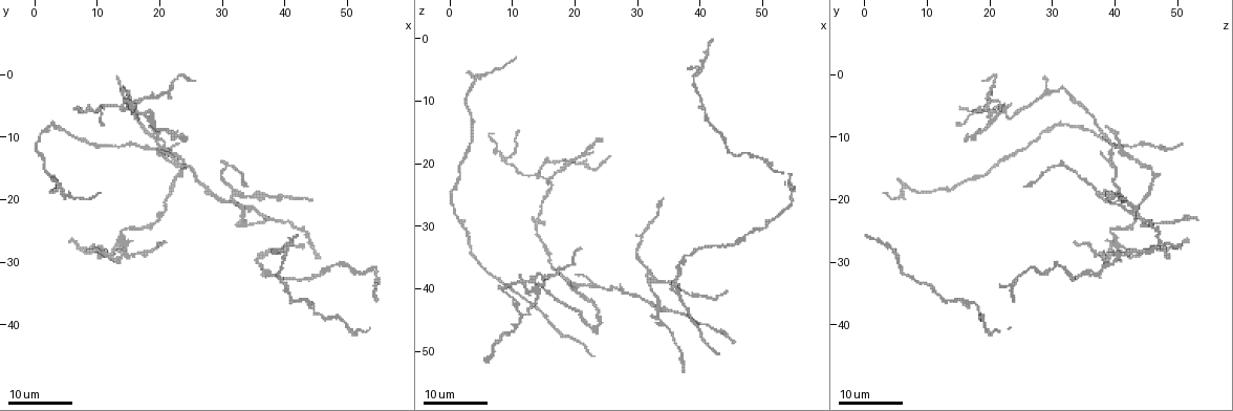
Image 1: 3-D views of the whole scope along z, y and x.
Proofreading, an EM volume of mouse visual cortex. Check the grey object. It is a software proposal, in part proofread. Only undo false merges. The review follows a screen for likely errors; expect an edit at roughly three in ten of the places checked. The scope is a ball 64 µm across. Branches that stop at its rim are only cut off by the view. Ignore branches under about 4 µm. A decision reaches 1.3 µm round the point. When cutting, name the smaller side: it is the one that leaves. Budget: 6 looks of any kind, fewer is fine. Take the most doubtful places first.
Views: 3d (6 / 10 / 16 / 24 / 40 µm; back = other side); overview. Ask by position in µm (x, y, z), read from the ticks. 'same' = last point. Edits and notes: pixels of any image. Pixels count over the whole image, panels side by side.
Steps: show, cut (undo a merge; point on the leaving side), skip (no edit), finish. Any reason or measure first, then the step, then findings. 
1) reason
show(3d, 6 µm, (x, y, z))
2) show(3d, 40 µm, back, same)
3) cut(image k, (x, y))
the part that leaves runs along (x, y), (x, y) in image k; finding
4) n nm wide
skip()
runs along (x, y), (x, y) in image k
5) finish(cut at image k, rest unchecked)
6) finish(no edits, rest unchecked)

looks like a crossing
show(3d, 24 µm, (14.0, 5.0, 22.0))

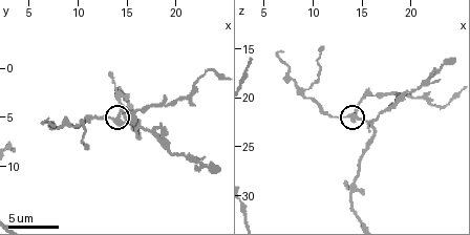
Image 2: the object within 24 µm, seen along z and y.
closer look
show(3d, 10 µm, (14.2, 5.0, 21.6))

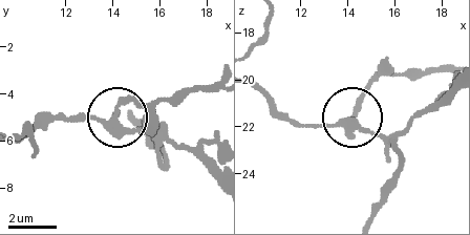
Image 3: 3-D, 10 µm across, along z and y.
5 arms
skip()
runs along (370, 214), (399, 166), (394, 148), (346, 118), (294, 124) in image 3; one cell here

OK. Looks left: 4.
arms part here
show(3d, 16 µm, (32.0, 19.0, 37.5))

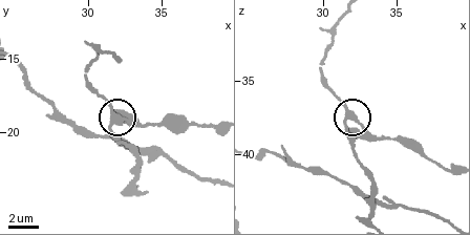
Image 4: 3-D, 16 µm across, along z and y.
show(3d, 10 µm, (32.4, 19.2, 37.8))

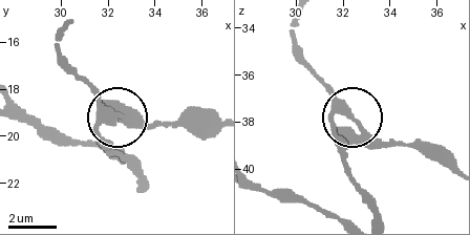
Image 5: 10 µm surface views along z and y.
side arm 14 µm
cut(image 5, (359, 145))
the part that leaves runs along (342, 116), (376, 139), (430, 146), (448, 158) in image 5; two cells meet here

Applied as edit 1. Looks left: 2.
finish(cut at image 5, rest unchecked)

